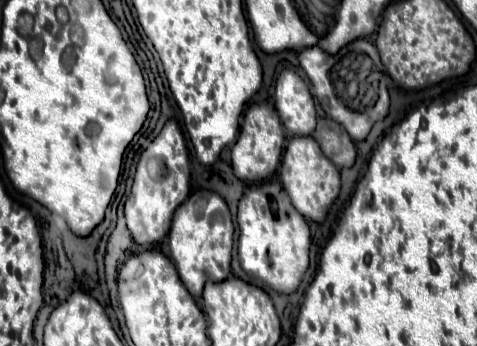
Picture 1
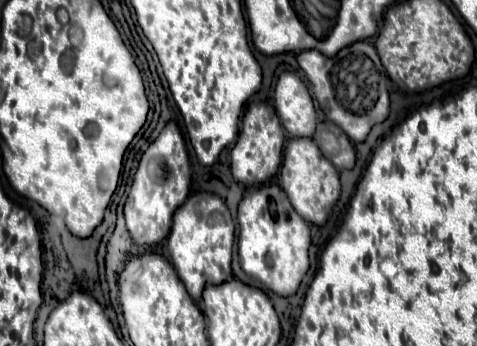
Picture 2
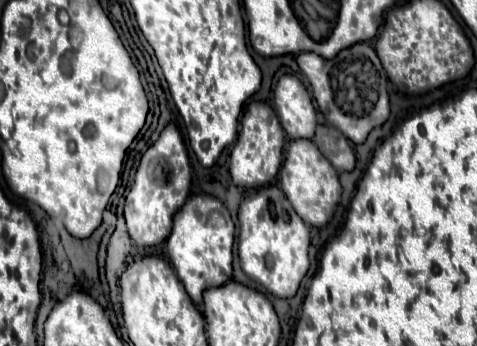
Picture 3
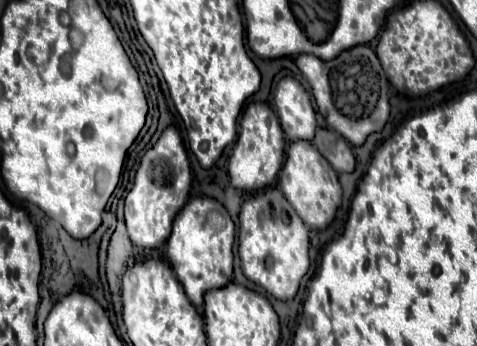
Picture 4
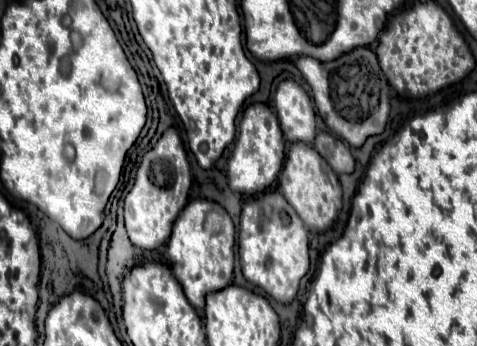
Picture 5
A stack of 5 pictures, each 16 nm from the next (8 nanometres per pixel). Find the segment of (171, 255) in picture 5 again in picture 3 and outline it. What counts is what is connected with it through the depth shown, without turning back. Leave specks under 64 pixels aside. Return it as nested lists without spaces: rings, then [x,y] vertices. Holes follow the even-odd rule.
[[[208,194],[192,196],[176,214],[172,234],[166,242],[168,260],[196,306],[202,306],[204,290],[224,286],[228,280],[232,280],[232,246],[234,222],[218,198]]]

